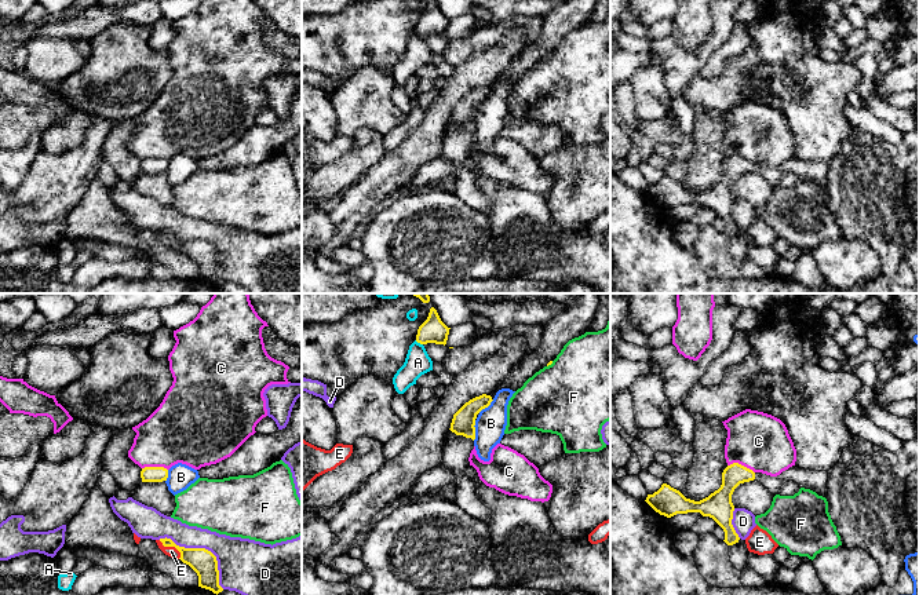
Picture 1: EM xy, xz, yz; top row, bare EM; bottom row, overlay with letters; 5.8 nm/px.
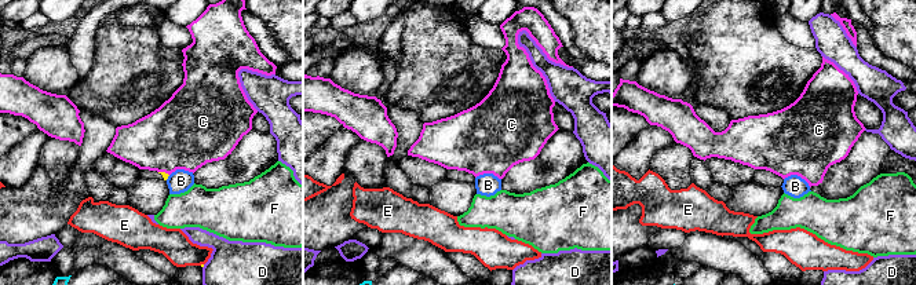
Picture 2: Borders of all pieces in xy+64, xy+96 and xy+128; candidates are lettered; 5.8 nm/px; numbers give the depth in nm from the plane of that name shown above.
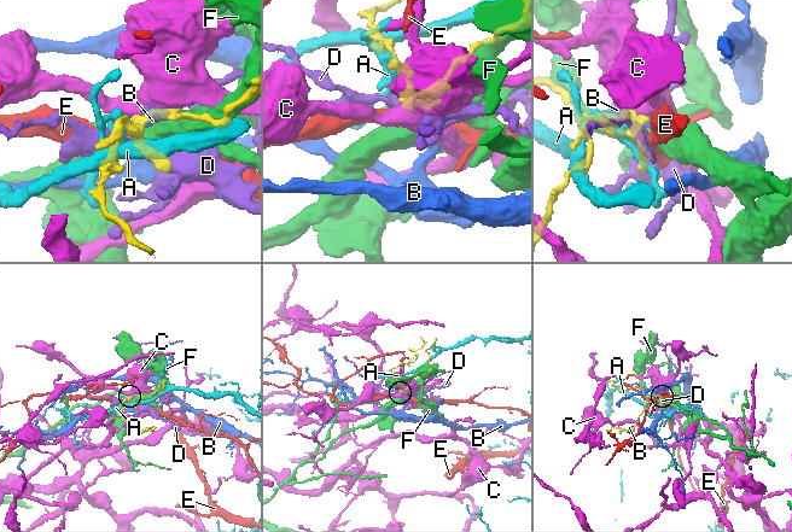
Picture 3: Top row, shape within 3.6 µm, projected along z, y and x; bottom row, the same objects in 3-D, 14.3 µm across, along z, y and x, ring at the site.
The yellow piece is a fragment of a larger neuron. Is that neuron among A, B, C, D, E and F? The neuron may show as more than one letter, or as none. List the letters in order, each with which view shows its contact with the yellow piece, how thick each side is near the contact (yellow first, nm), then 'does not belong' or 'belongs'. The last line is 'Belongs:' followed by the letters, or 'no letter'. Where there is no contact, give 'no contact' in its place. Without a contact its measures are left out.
A: contact in xz; calibres 150 and 150 nm; does not belong
B: contact in xz; calibres 140 and 180 nm; does not belong
C: contact in yz; calibres 140 and 340 nm; does not belong
D: contact in xy; calibres 150 and 300 nm; does not belong
E: contact in xy; calibres 150 and 60 nm; does not belong
F: contact in xz; calibres 20 and 480 nm; does not belong
Belongs: no letter

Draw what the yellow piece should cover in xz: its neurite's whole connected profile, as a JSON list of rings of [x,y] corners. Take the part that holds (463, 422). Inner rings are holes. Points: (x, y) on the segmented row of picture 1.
[[[482,394],[466,402],[455,415],[451,423],[451,431],[457,437],[446,442],[442,452],[441,463],[455,475],[456,497],[455,504],[466,511],[470,516],[486,521],[492,510],[485,507],[466,471],[470,466],[468,457],[474,449],[475,419],[477,415],[488,408],[492,397]]]

